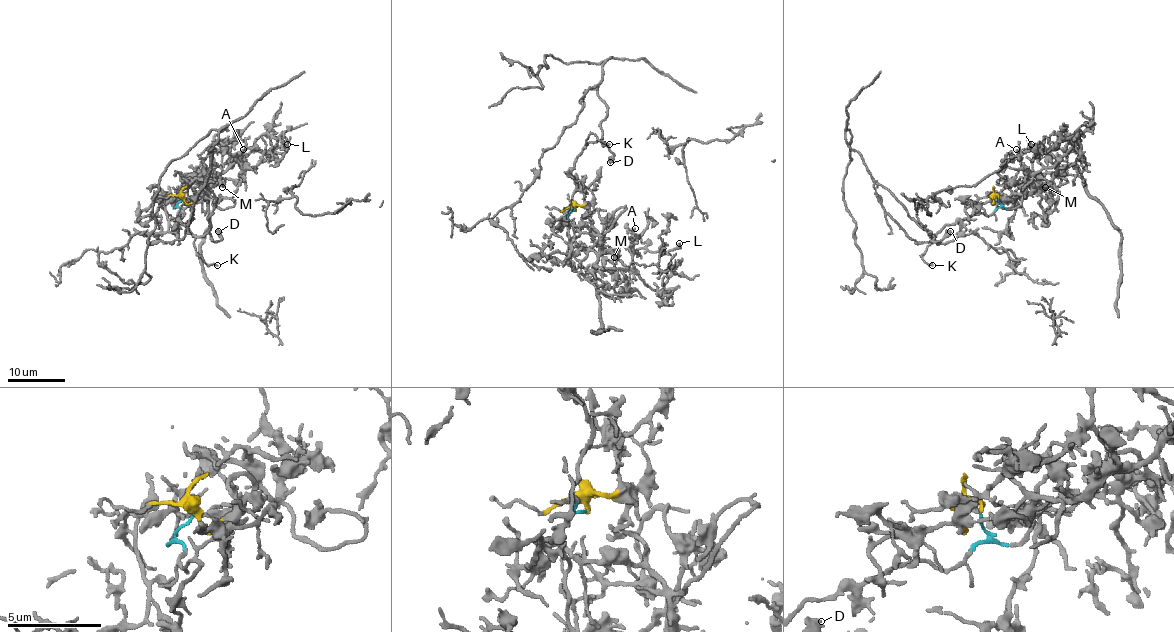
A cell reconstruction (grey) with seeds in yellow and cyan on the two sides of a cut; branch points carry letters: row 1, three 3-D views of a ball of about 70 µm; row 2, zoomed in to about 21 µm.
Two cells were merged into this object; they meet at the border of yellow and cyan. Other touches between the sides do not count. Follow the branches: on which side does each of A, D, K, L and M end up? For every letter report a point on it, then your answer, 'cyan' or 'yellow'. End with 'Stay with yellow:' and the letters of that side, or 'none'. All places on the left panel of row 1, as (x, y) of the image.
A: place (243, 149); yellow
D: place (218, 231); cyan
K: place (217, 265); cyan
L: place (287, 144); yellow
M: place (222, 187); yellow
Stay with yellow: A, L, M

